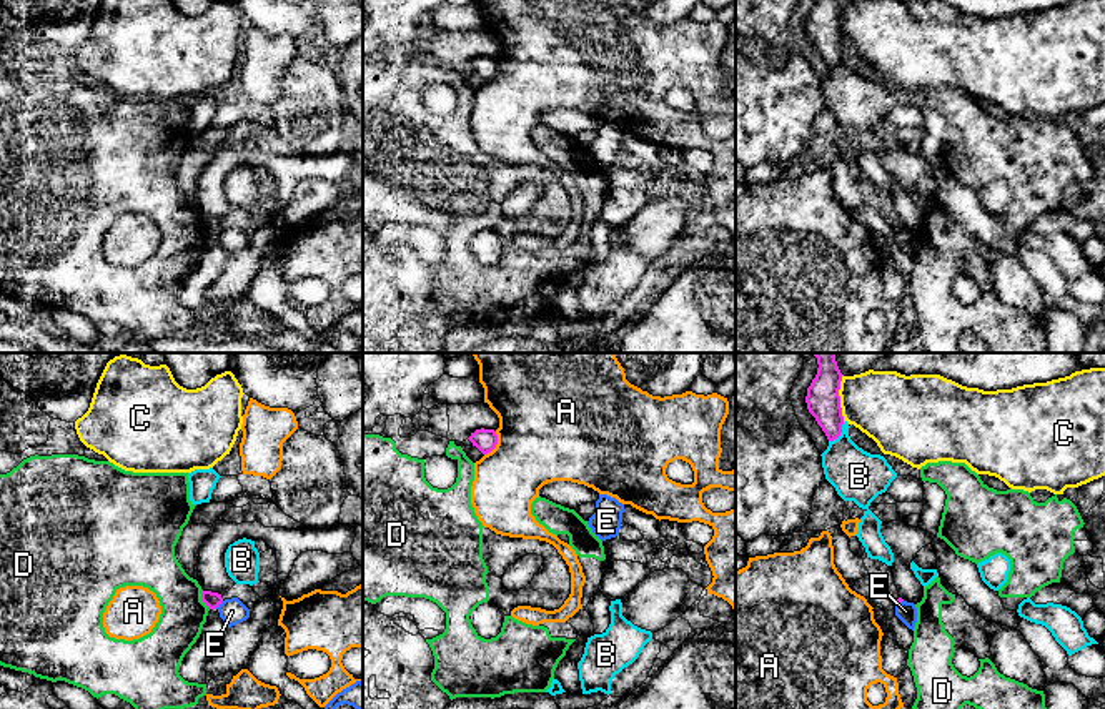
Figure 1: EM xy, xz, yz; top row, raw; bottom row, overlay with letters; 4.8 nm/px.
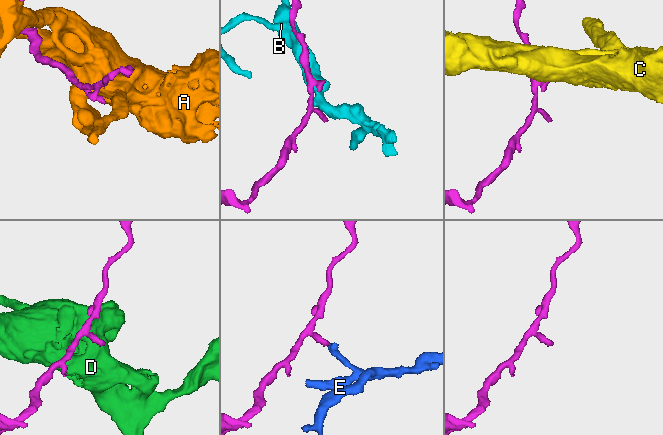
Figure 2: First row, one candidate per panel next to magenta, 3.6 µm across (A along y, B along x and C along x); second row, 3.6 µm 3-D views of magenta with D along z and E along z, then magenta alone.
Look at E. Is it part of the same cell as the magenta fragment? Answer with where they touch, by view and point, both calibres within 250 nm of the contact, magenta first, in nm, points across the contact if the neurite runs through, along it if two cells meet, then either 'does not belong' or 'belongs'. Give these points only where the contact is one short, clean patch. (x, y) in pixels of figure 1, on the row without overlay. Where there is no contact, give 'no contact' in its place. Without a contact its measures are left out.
meets magenta in xy at (218, 232); 80 nm thick on the magenta side, 120 nm on the other; border along xy (223, 228), (215, 235); does not belong

